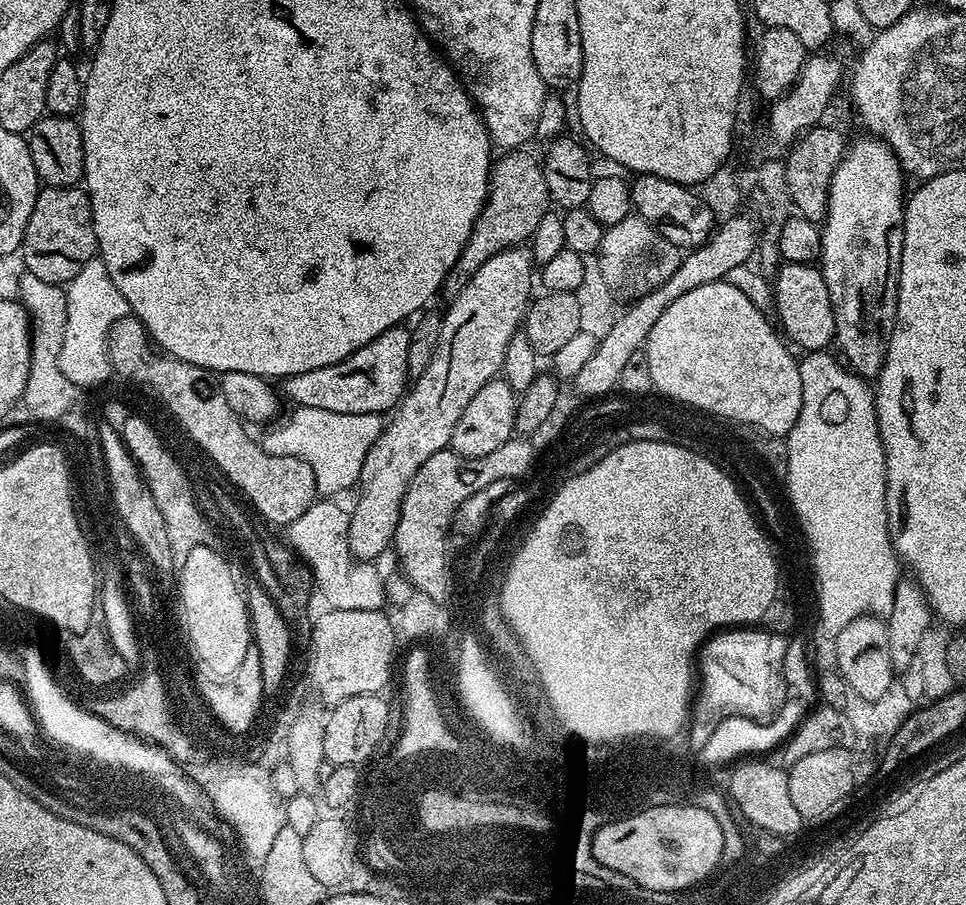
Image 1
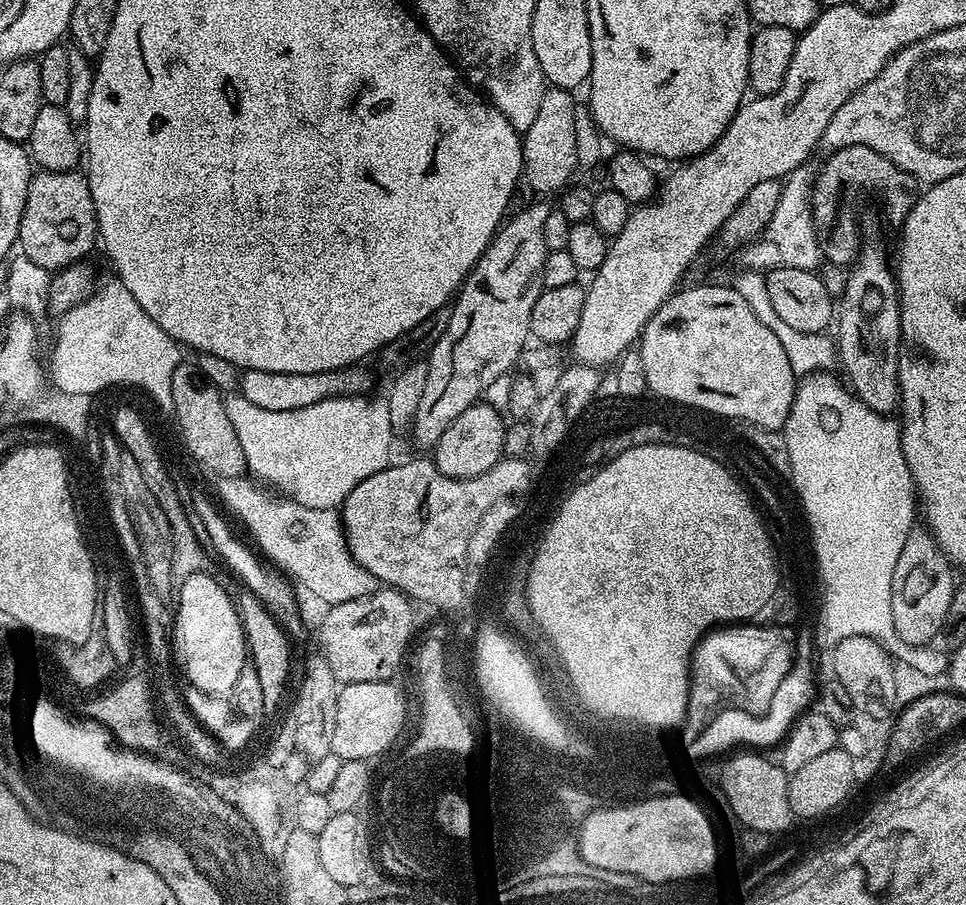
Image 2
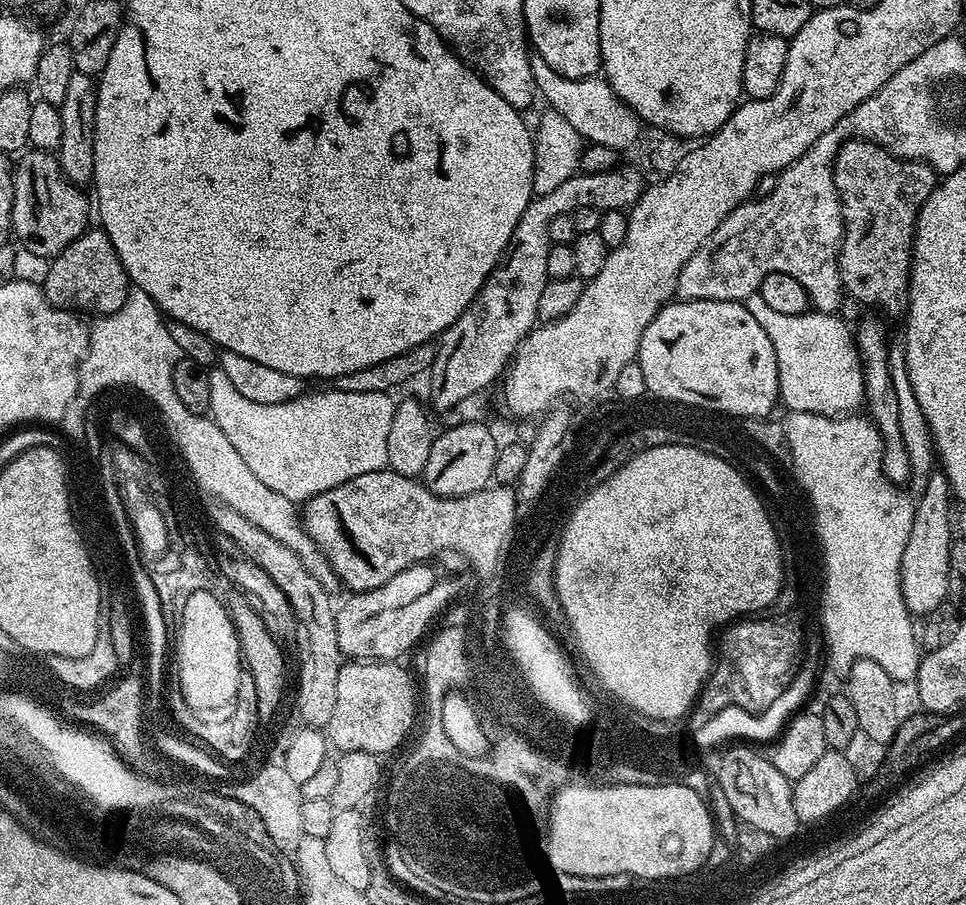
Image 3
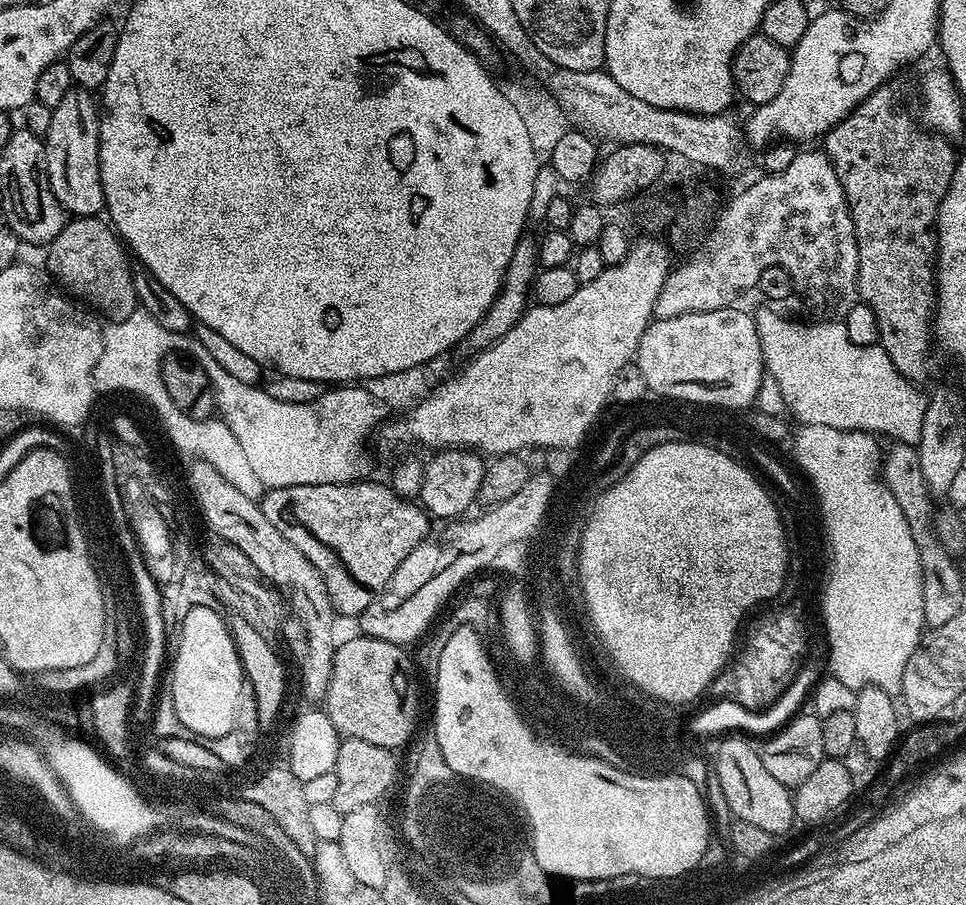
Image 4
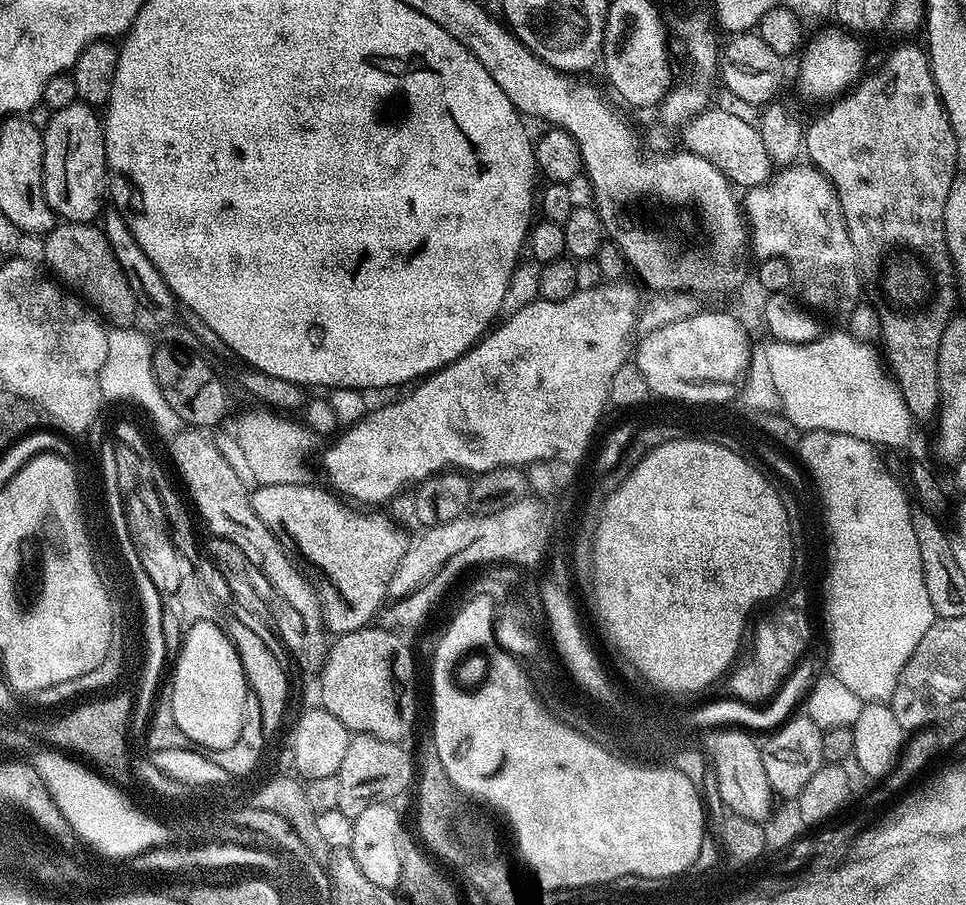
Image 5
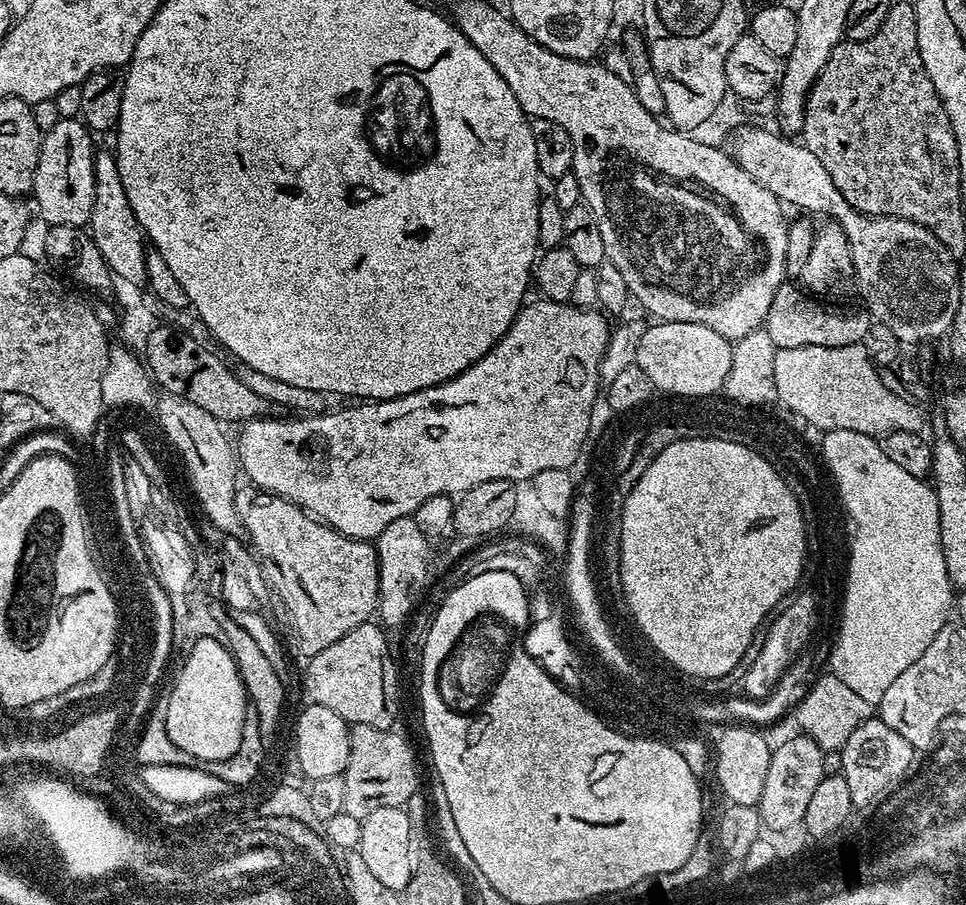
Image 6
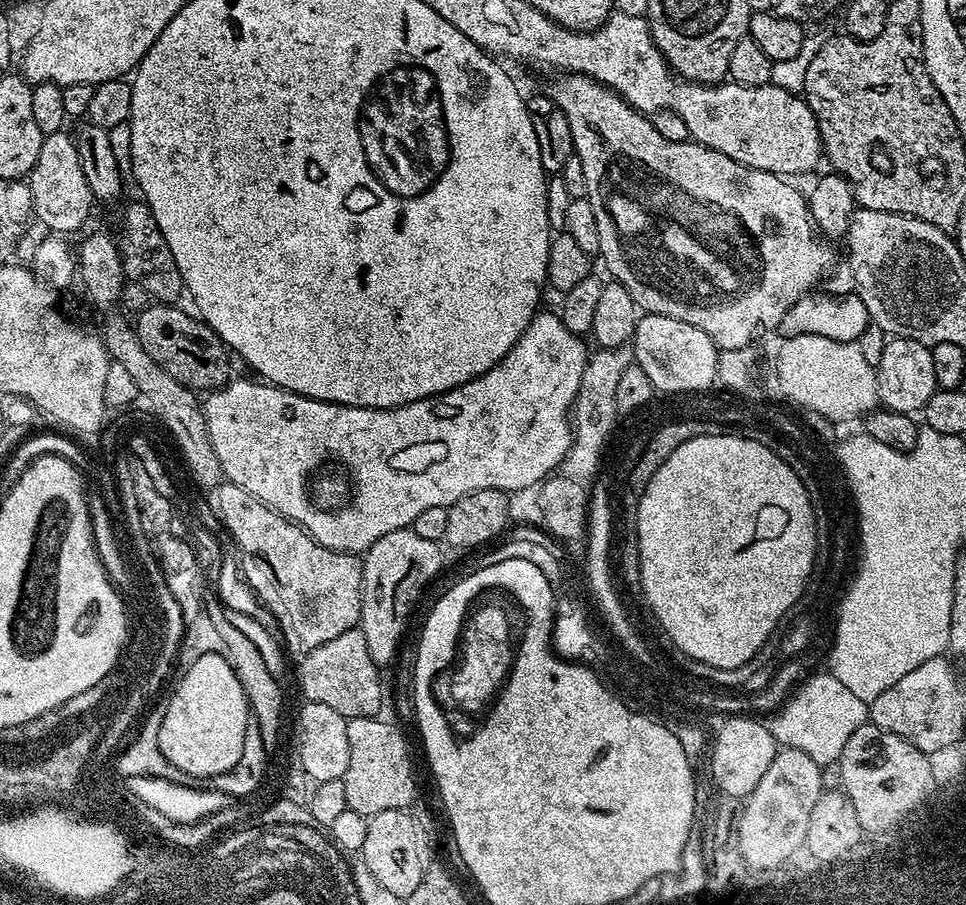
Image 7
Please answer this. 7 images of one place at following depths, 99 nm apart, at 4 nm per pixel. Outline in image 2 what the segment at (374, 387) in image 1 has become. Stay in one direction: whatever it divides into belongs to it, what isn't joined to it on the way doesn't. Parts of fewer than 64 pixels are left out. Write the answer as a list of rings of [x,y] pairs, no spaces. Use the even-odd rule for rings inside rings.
[[[364,366],[340,368],[336,372],[318,374],[282,374],[274,370],[243,369],[238,376],[238,392],[260,410],[290,411],[306,408],[335,396],[358,396],[371,393],[372,376]]]

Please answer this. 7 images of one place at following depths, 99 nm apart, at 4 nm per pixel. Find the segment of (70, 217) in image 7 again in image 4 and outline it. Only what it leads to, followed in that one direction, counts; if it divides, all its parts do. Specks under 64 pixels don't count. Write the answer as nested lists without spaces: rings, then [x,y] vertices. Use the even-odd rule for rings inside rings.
[[[73,86],[53,109],[50,128],[44,137],[51,188],[65,211],[77,217],[99,215],[104,206],[104,187],[100,182],[100,112],[89,89]]]

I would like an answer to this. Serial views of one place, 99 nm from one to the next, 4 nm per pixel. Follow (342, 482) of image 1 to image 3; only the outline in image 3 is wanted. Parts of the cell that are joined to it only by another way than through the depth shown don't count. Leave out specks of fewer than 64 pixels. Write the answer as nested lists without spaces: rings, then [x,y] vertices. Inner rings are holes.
[[[219,366],[211,367],[208,371],[208,385],[210,386],[210,402],[208,403],[209,415],[214,420],[215,424],[218,425],[219,429],[229,439],[230,444],[234,446],[234,450],[238,451],[238,454],[245,459],[246,466],[266,486],[269,486],[272,490],[276,490],[282,494],[288,500],[293,502],[306,502],[310,497],[317,496],[320,493],[325,493],[326,490],[333,489],[334,486],[341,485],[342,482],[350,481],[352,478],[358,477],[360,474],[372,473],[383,471],[387,467],[388,455],[387,451],[387,435],[390,434],[390,427],[393,421],[394,410],[395,410],[395,399],[388,392],[346,392],[338,391],[331,388],[326,388],[324,392],[306,392],[297,399],[291,400],[288,403],[278,404],[266,404],[256,403],[248,398],[243,398],[242,394],[238,393],[238,390],[231,385],[230,378],[226,377],[226,374],[222,373]]]

